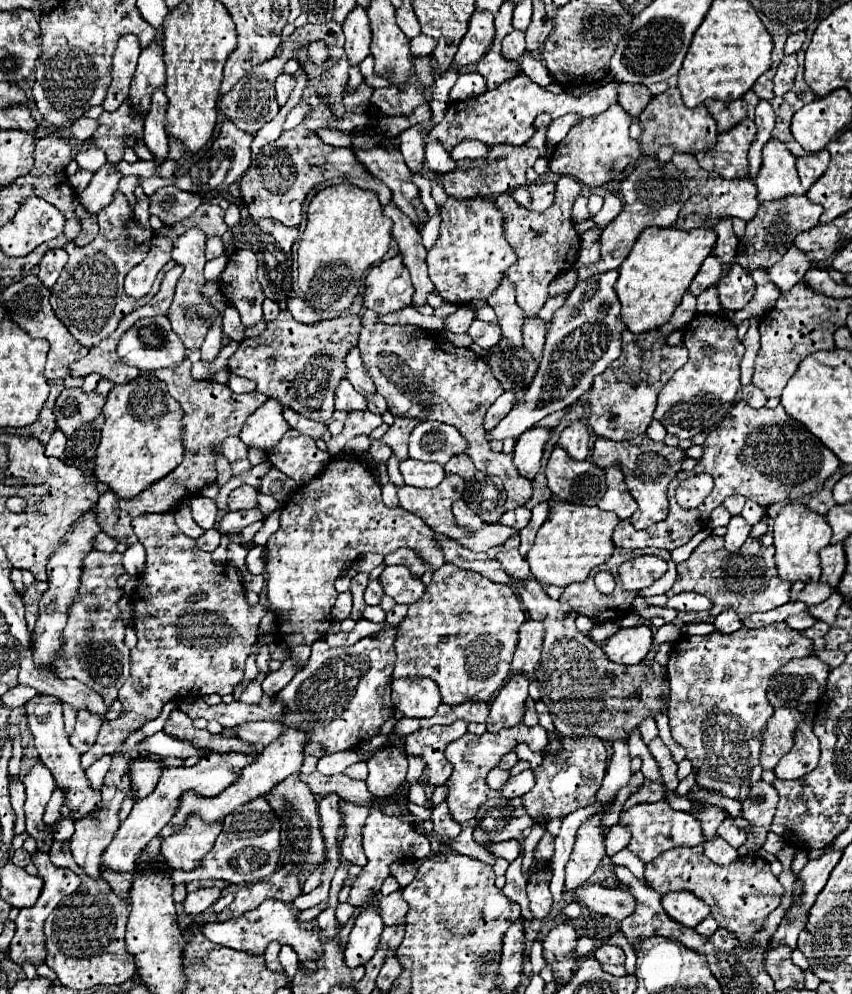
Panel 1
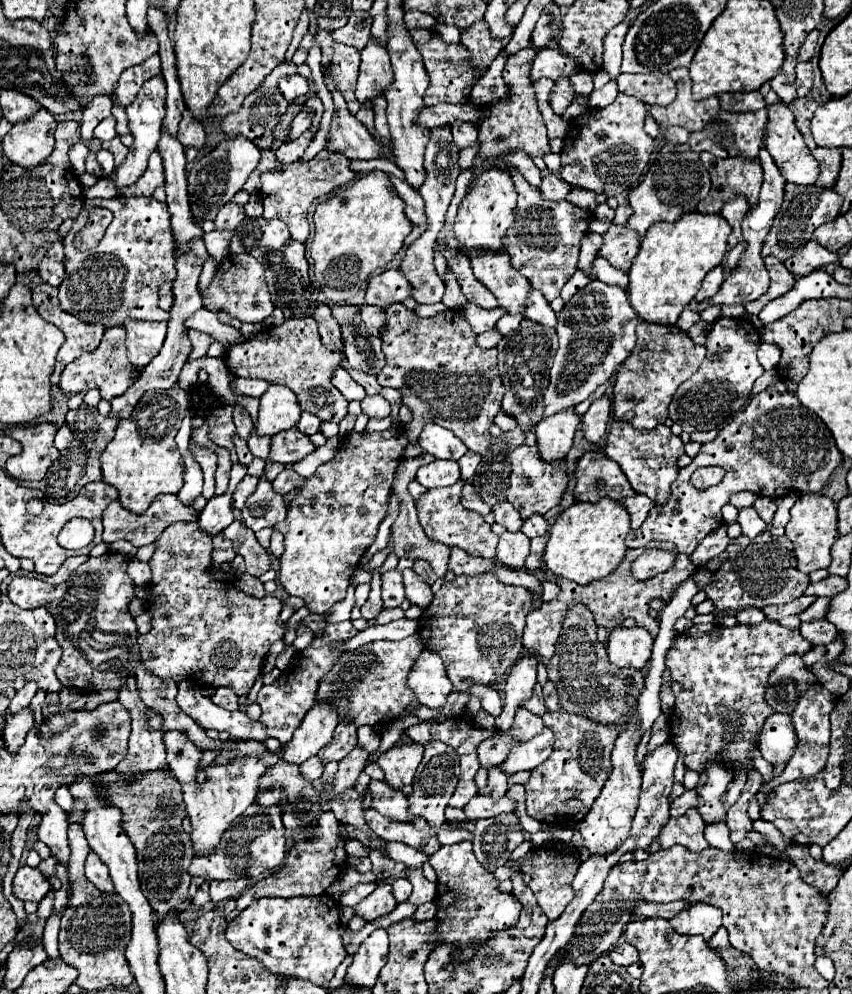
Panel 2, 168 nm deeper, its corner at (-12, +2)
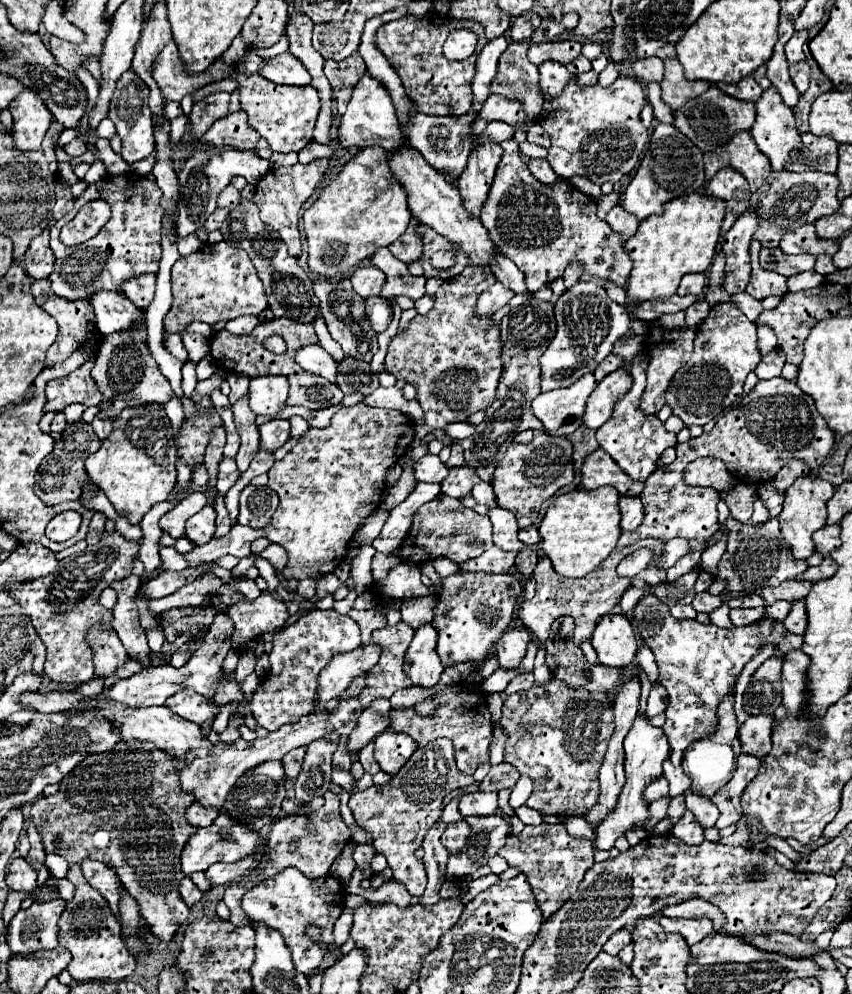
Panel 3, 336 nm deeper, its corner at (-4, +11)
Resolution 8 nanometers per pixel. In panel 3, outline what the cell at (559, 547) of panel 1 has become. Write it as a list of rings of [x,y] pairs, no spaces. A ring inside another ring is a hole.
[[[615,488],[571,490],[557,496],[547,506],[547,514],[539,526],[539,534],[543,536],[541,550],[553,562],[557,574],[565,578],[583,578],[615,548],[621,534],[619,520],[619,492]]]

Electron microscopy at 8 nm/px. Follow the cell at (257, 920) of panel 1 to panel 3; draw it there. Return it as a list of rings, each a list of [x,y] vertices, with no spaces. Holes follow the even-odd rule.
[[[283,870],[275,874],[275,878],[267,878],[255,888],[251,888],[243,896],[243,910],[251,918],[251,924],[255,922],[265,922],[267,926],[279,930],[283,934],[285,944],[291,948],[295,968],[303,974],[311,972],[315,966],[321,964],[323,960],[323,948],[315,942],[311,942],[305,936],[305,928],[315,922],[315,926],[321,928],[321,936],[327,944],[333,940],[333,924],[343,912],[343,900],[345,900],[345,890],[341,894],[341,882],[335,876],[323,876],[323,878],[307,878],[299,870]]]

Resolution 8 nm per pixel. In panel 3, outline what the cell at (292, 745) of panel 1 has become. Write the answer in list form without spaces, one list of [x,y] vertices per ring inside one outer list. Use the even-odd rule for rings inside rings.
[[[361,644],[359,648],[347,652],[347,654],[337,654],[331,658],[331,662],[321,670],[319,674],[319,690],[317,690],[317,706],[321,712],[329,700],[337,698],[347,690],[347,686],[371,666],[377,664],[379,660],[379,644]]]

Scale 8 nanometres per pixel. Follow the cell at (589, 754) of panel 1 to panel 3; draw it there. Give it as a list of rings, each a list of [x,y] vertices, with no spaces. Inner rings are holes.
[[[553,676],[543,686],[533,684],[525,692],[511,694],[503,704],[499,724],[507,732],[505,762],[535,782],[535,790],[527,800],[529,808],[543,814],[583,818],[595,806],[599,768],[613,734],[613,712],[607,694],[575,690]]]

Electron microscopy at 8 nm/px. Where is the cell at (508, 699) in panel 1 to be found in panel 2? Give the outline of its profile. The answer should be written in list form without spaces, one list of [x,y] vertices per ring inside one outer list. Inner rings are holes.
[[[533,655],[521,657],[515,667],[509,671],[505,683],[505,705],[503,713],[495,719],[495,727],[499,731],[507,731],[513,723],[515,711],[523,707],[523,701],[533,697],[533,687],[537,683],[537,659]]]

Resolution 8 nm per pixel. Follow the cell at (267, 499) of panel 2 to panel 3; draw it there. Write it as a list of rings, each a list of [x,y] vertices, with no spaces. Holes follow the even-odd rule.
[[[247,486],[241,492],[237,522],[251,528],[265,528],[271,524],[271,516],[279,504],[277,494],[267,486]]]

